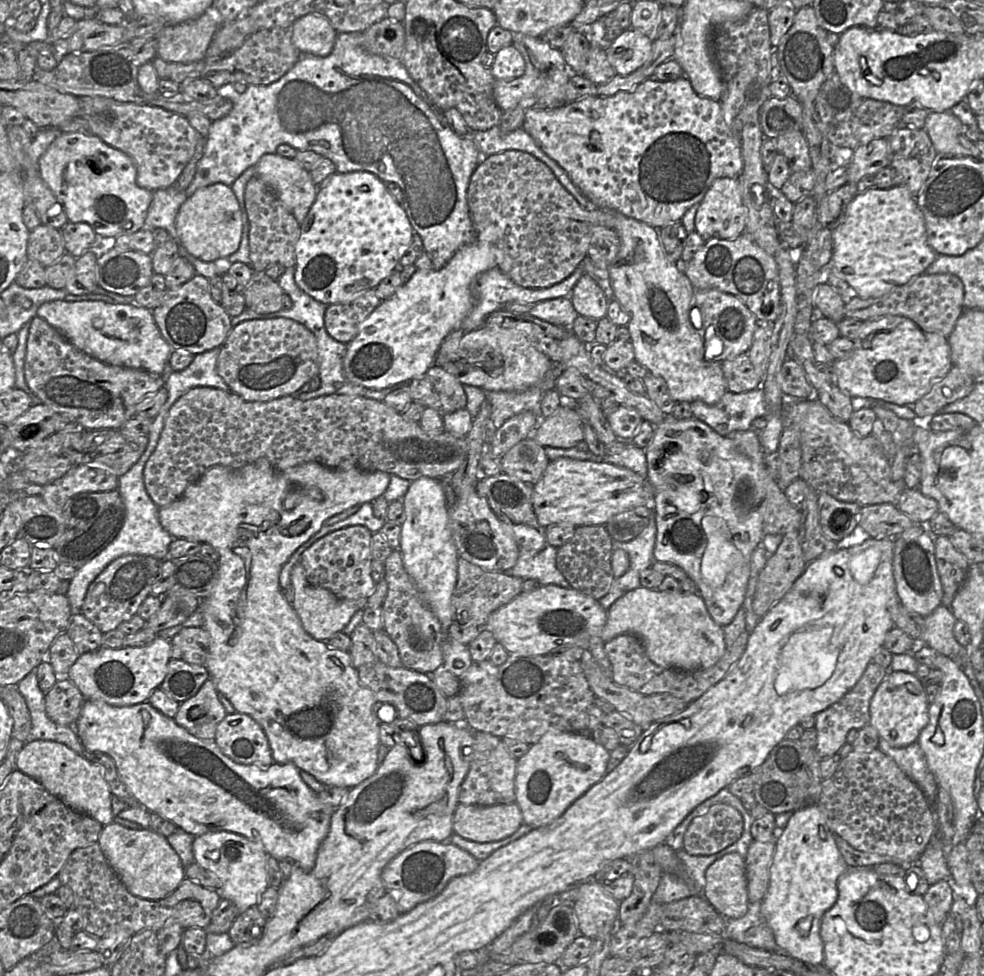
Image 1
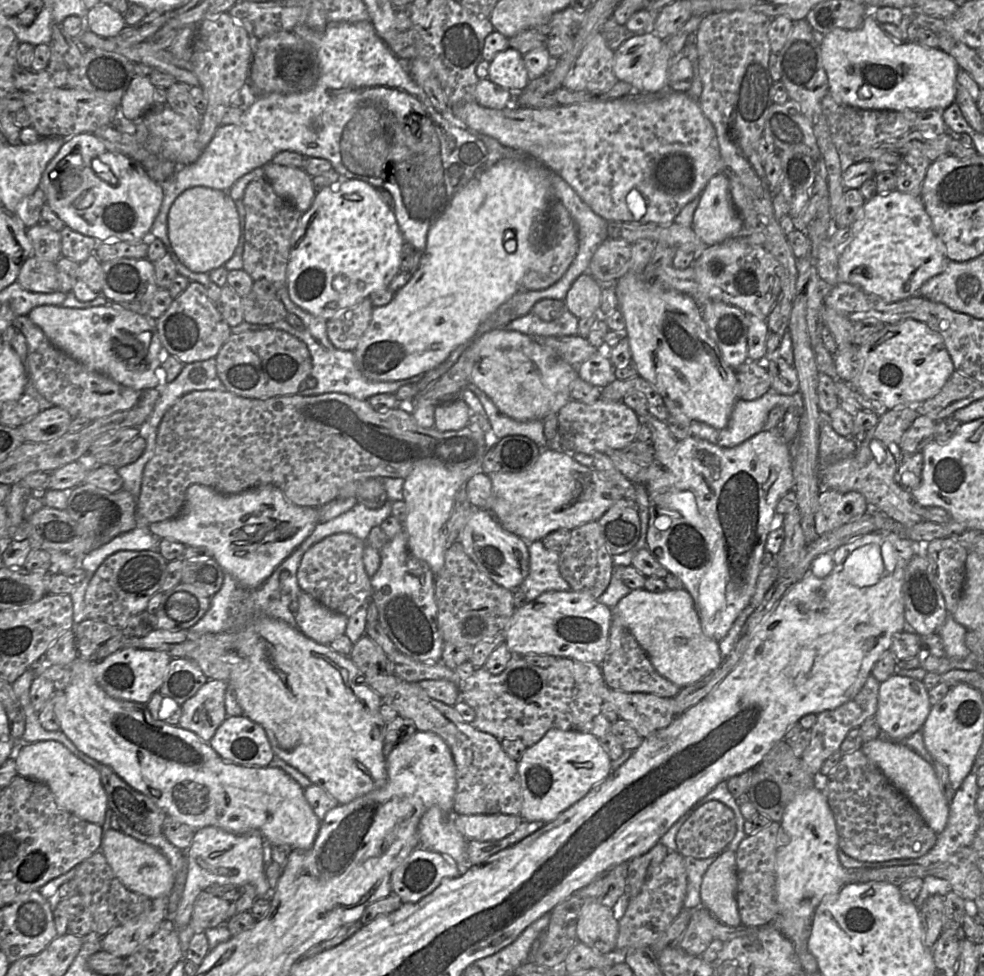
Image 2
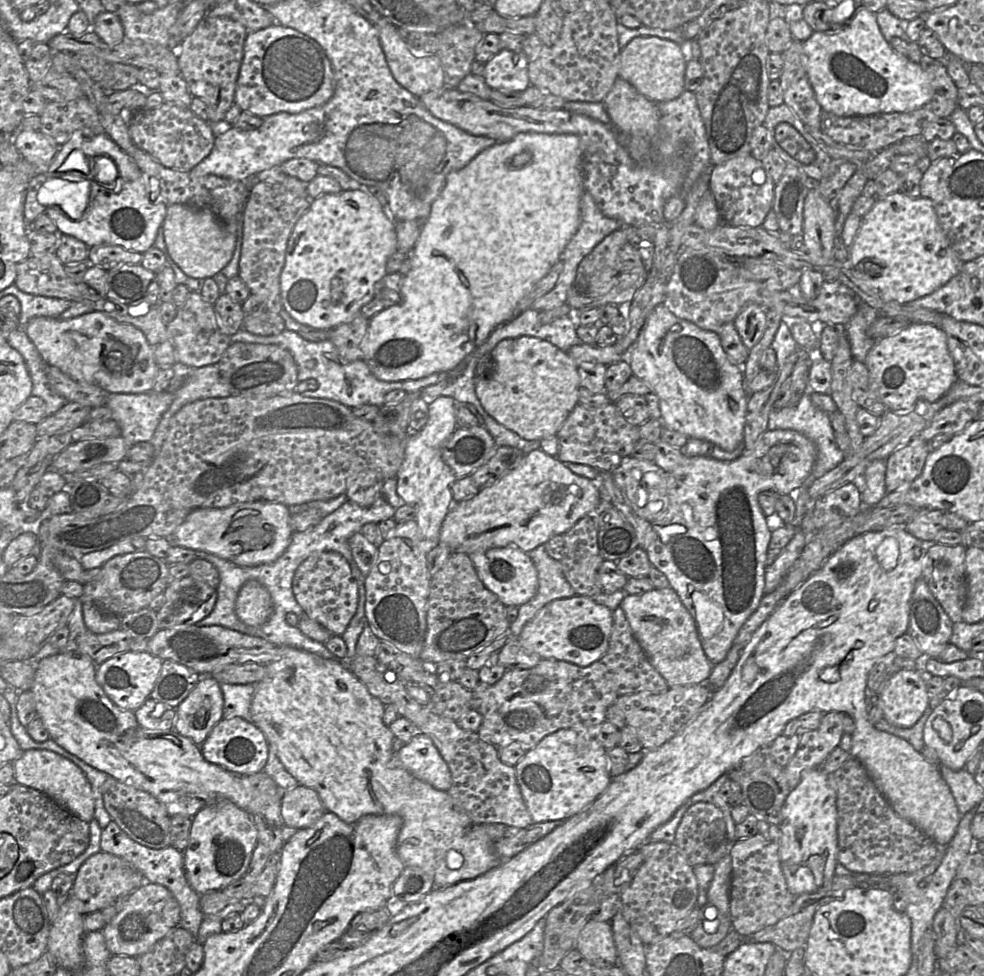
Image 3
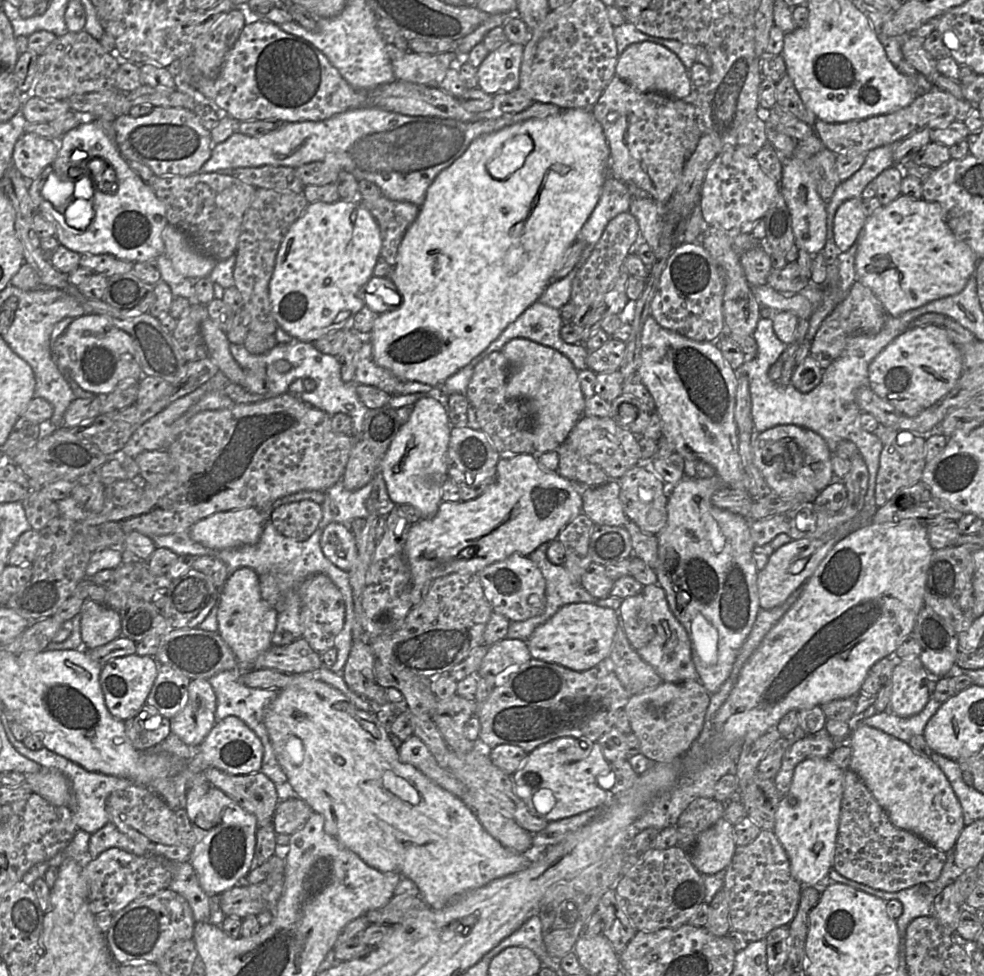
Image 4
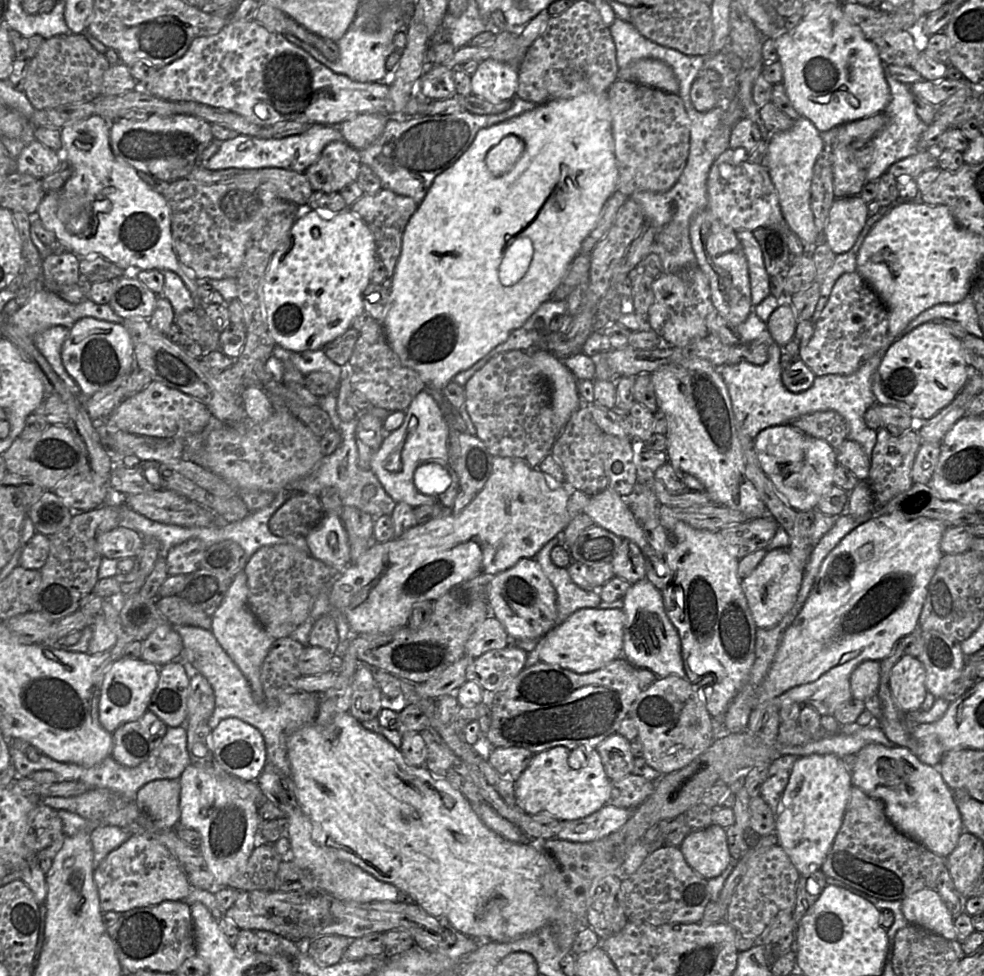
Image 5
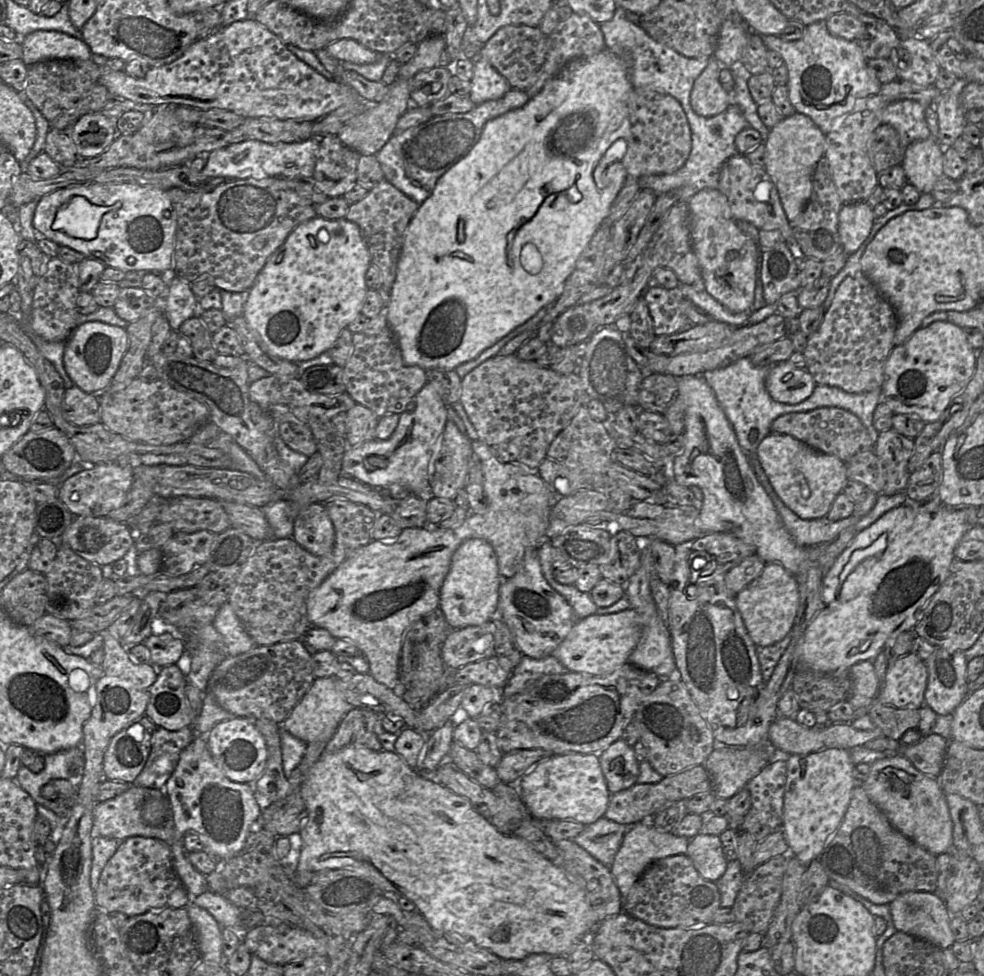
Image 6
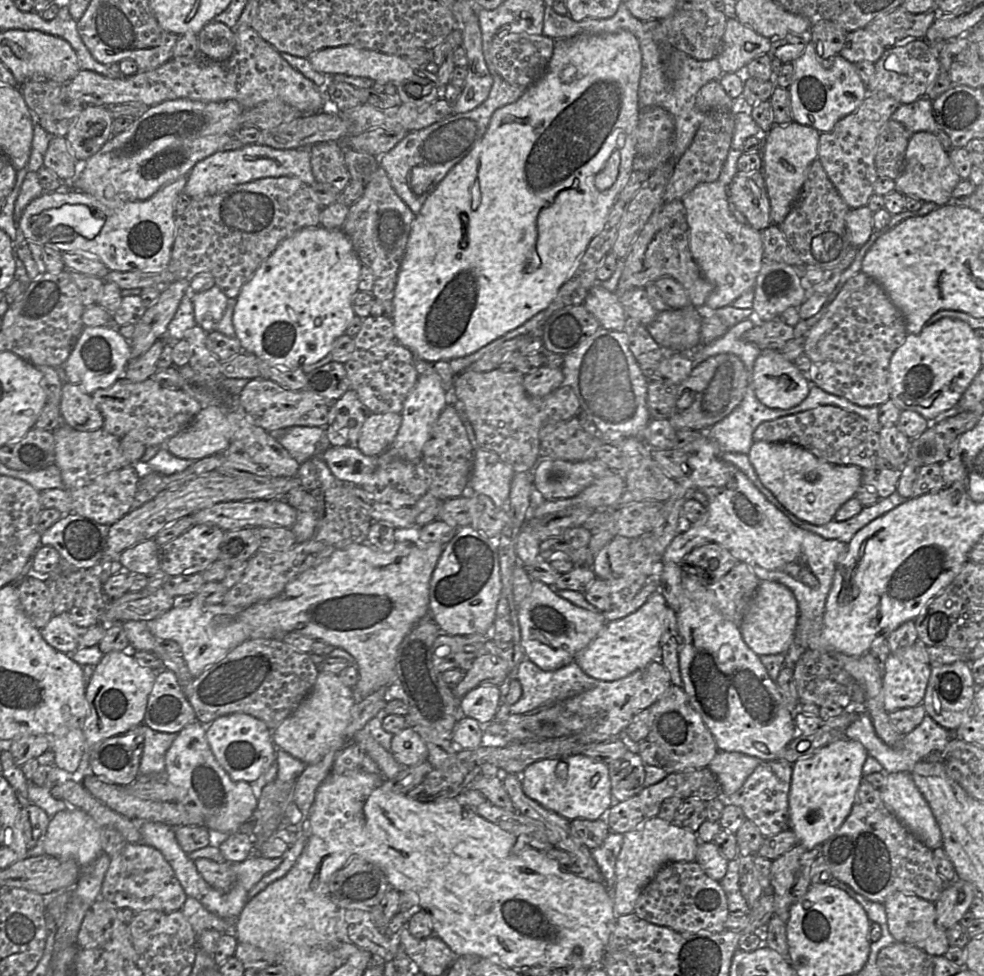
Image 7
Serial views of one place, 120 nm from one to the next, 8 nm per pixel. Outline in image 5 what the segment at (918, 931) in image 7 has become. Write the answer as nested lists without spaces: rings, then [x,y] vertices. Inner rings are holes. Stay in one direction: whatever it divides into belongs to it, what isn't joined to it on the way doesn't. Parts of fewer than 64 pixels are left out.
[[[923,889],[901,901],[909,924],[922,927],[949,941],[957,939],[954,919],[936,889]]]

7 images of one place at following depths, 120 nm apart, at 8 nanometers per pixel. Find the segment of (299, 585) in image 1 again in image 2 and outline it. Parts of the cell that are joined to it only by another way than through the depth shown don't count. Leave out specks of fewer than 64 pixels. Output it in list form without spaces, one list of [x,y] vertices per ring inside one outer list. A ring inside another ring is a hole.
[[[300,590],[295,614],[297,628],[313,641],[329,645],[345,633],[349,618],[320,604],[308,593]]]

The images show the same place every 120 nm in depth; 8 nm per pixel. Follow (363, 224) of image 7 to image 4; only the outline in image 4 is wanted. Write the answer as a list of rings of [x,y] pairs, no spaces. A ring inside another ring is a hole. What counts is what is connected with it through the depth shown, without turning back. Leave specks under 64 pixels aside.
[[[384,195],[378,198],[358,197],[358,200],[379,226],[382,239],[380,256],[394,267],[399,246],[420,208],[410,202],[391,200]]]

